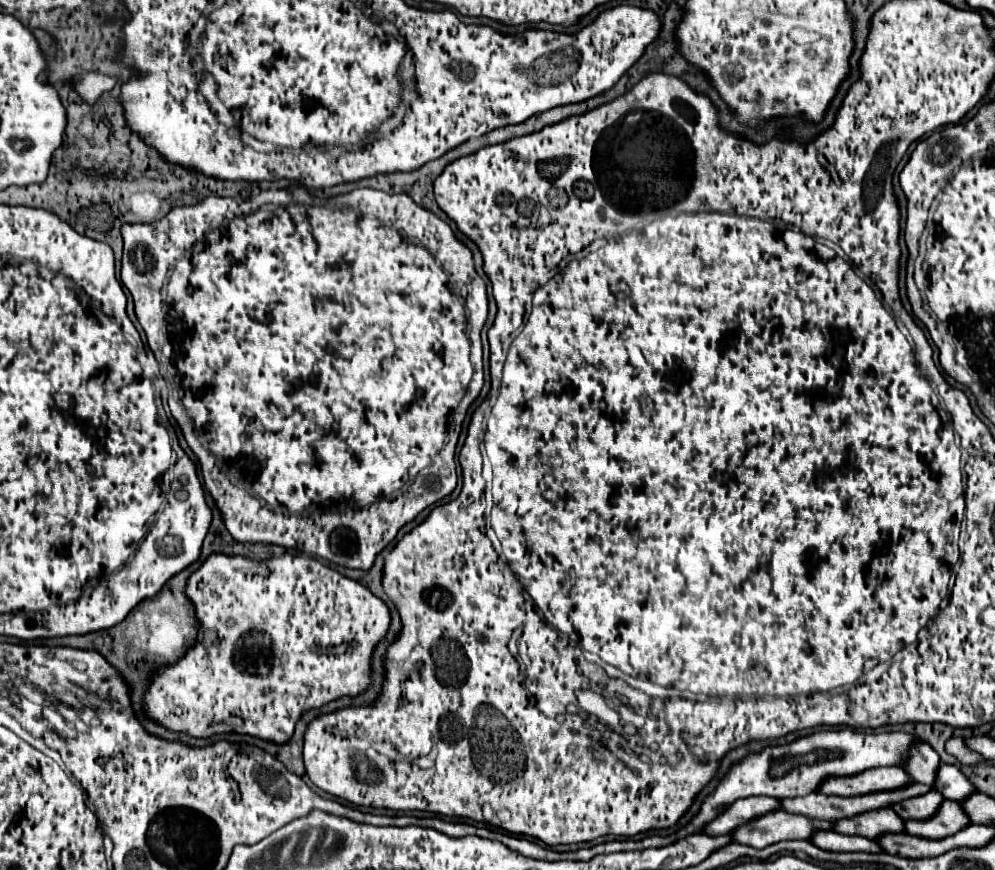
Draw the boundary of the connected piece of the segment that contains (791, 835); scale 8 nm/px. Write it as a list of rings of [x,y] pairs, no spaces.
[[[778,811],[778,813],[770,813],[770,817],[762,817],[762,821],[752,821],[750,825],[742,825],[742,827],[744,829],[734,831],[734,841],[756,849],[764,849],[772,843],[788,841],[788,839],[810,841],[812,835],[818,831],[832,831],[834,823]]]

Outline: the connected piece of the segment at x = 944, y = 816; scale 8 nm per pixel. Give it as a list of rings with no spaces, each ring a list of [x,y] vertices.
[[[944,799],[942,809],[938,809],[938,817],[932,817],[930,821],[906,821],[906,831],[916,837],[944,839],[962,831],[966,825],[970,825],[970,817],[962,805]]]

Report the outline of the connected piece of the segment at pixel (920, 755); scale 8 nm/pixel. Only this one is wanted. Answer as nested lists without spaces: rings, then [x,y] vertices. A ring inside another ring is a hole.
[[[918,741],[918,745],[914,745],[914,749],[910,751],[910,761],[906,761],[904,769],[914,777],[916,783],[934,787],[938,767],[940,767],[938,753],[928,743]]]

